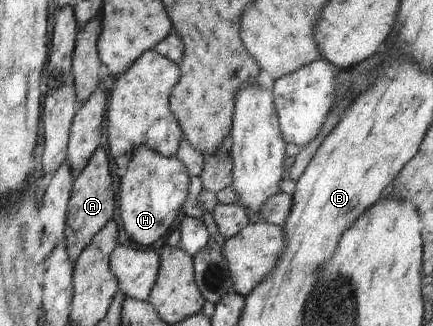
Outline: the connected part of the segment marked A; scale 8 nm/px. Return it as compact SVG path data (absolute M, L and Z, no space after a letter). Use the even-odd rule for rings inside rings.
M104 141L105 145L99 146L91 156L91 159L88 161L88 164L85 166L85 169L82 169L82 172L77 176L77 179L74 181L73 187L71 188L71 197L68 203L68 216L66 219L66 228L64 231L64 243L66 244L66 250L69 256L69 259L75 263L77 261L77 258L82 254L82 251L89 245L89 242L95 237L95 234L98 234L107 224L108 222L112 221L113 215L113 209L115 209L115 193L113 192L113 188L111 186L111 173L109 172L109 157L107 157L107 146L106 142Z

